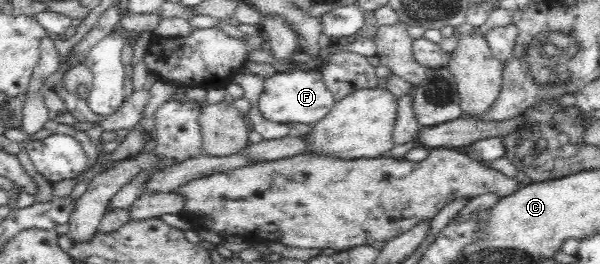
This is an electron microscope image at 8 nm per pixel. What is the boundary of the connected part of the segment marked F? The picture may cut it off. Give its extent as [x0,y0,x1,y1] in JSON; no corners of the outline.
[259,69,335,125]

